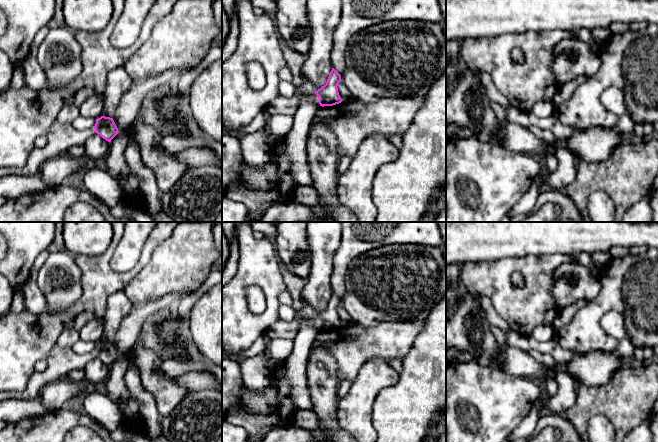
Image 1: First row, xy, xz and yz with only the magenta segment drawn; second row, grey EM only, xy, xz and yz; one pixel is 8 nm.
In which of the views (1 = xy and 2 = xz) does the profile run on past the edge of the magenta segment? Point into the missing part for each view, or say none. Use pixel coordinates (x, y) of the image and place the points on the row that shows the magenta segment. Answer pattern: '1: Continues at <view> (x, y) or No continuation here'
1: Continues at xy (62, 137)
2: Continues at xz (281, 105)

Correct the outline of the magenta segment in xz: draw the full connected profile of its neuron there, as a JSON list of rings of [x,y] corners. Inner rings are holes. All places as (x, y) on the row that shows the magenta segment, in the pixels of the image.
[[[332,68],[327,82],[320,89],[316,89],[311,83],[307,82],[301,87],[297,87],[295,94],[292,97],[278,96],[271,102],[266,110],[269,114],[286,114],[294,115],[303,94],[309,94],[312,101],[318,102],[320,106],[333,106],[341,103],[338,92],[338,84],[341,81],[341,75]]]

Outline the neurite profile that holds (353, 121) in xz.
[[[381,98],[375,102],[363,102],[352,99],[342,101],[333,106],[324,106],[314,114],[311,124],[323,122],[329,127],[338,139],[339,157],[353,157],[361,142],[370,135],[383,134],[389,138],[393,135],[403,135],[414,119],[417,111],[423,106],[423,99],[408,98]]]

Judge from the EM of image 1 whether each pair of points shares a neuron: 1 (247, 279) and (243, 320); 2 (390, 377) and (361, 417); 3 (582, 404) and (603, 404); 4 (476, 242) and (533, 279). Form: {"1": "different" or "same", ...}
{"1": "same", "2": "same", "3": "same", "4": "different"}

